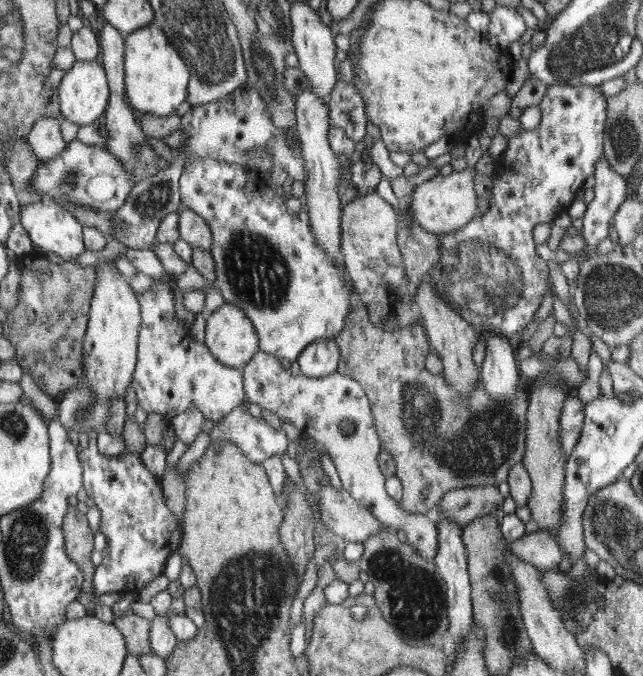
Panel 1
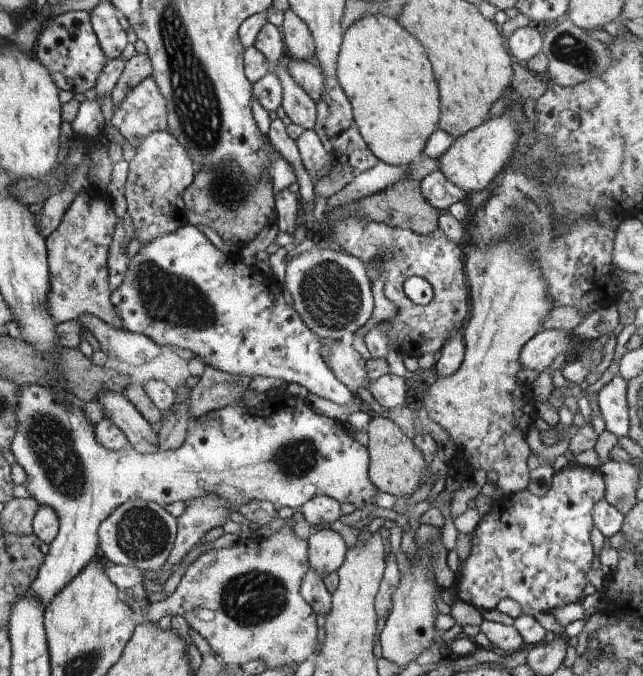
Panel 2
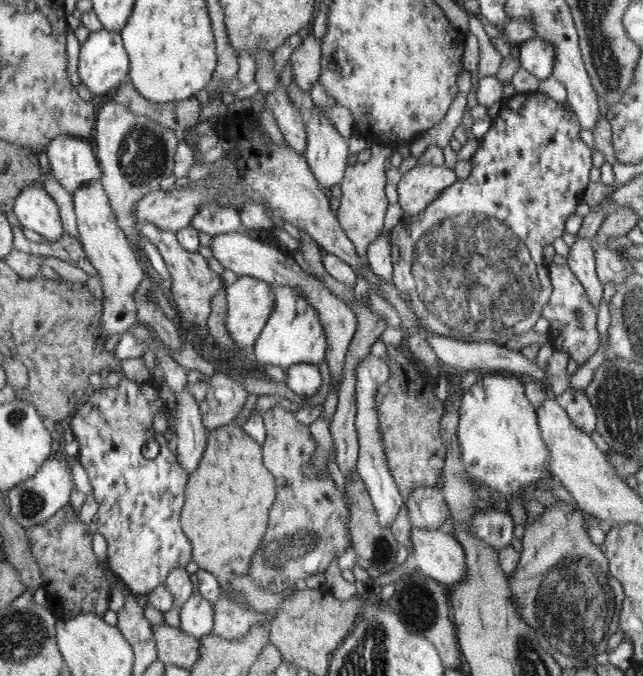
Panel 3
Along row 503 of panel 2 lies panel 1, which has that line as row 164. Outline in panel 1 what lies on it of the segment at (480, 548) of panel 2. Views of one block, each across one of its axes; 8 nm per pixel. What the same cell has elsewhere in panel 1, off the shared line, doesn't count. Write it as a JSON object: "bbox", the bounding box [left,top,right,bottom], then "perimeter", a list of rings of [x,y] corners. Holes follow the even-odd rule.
{"bbox":[429,85,607,338],"perimeter":[[[590,85],[552,86],[542,98],[539,107],[542,120],[534,129],[520,130],[518,136],[507,137],[505,151],[493,160],[494,187],[488,198],[490,208],[486,214],[475,217],[466,227],[438,235],[441,240],[442,259],[432,266],[429,278],[436,283],[442,297],[463,316],[479,334],[492,331],[514,338],[516,332],[531,325],[536,310],[546,292],[548,266],[534,252],[532,228],[540,223],[550,223],[561,213],[567,213],[587,178],[595,174],[596,164],[604,155],[604,122],[607,98],[600,87]]]}

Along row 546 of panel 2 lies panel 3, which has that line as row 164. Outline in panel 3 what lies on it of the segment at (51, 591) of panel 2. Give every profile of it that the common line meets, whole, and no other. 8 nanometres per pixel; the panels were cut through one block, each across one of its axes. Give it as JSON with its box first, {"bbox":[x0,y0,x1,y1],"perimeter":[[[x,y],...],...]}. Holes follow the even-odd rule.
{"bbox":[45,137,101,193],"perimeter":[[[56,137],[45,150],[56,181],[68,193],[101,178],[99,159],[83,138]]]}

